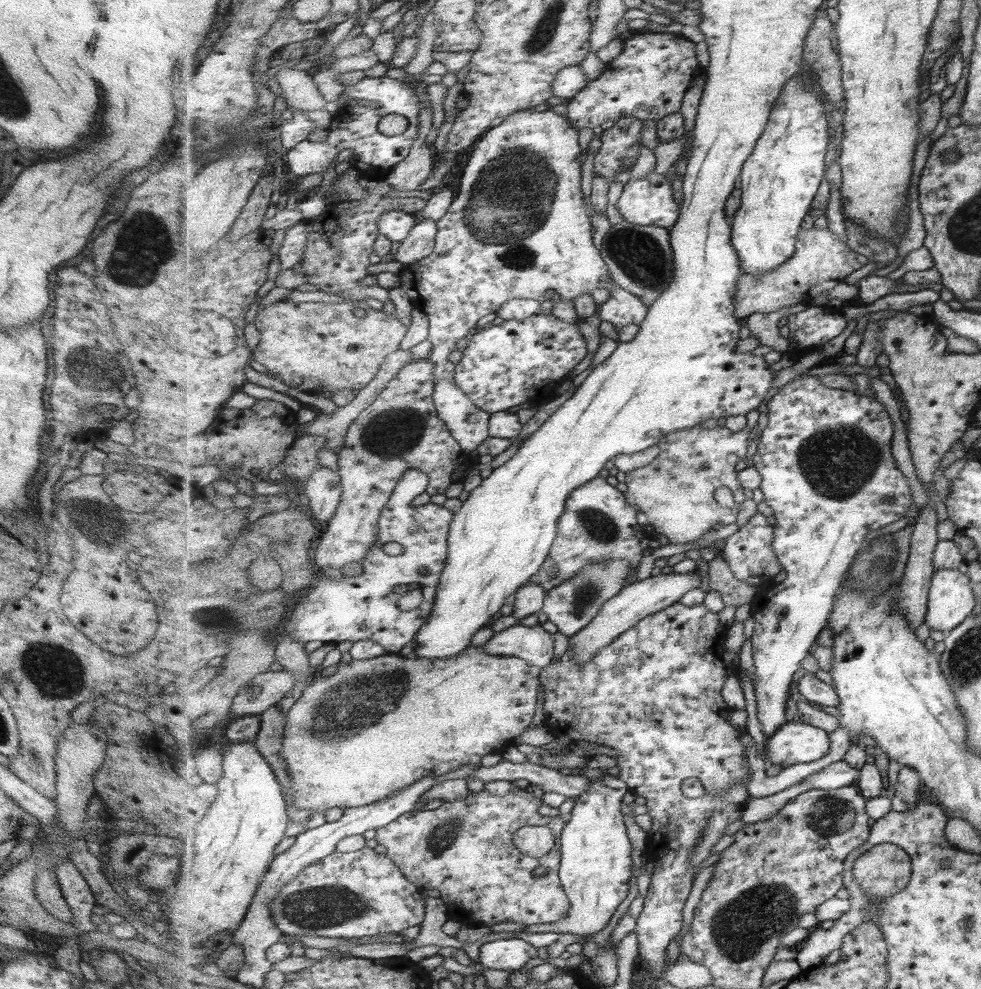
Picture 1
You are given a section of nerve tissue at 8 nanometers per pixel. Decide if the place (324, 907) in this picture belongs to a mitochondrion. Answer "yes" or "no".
yes

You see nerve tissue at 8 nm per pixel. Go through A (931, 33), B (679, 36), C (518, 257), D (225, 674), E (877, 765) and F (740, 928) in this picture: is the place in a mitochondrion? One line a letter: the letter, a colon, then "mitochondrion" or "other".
A: other
B: other
C: mitochondrion
D: other
E: other
F: mitochondrion

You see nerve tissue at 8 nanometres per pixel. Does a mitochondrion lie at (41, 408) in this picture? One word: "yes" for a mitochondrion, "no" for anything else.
no

